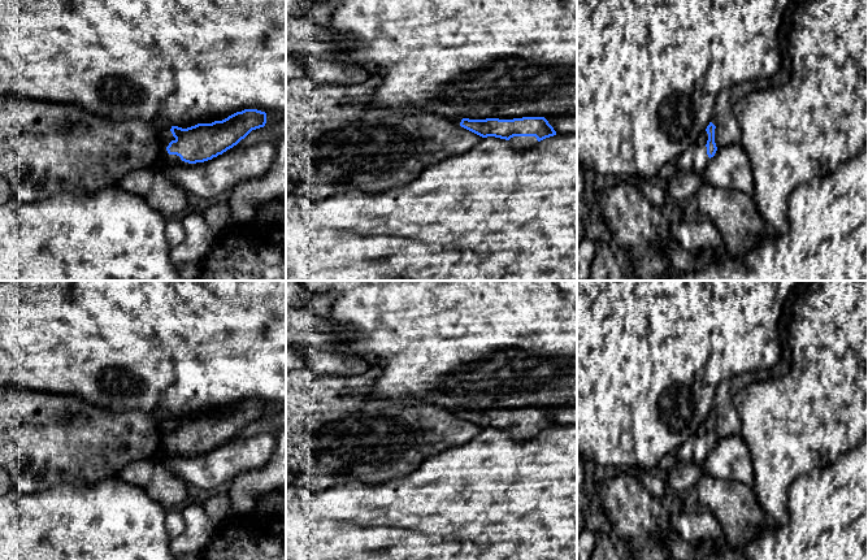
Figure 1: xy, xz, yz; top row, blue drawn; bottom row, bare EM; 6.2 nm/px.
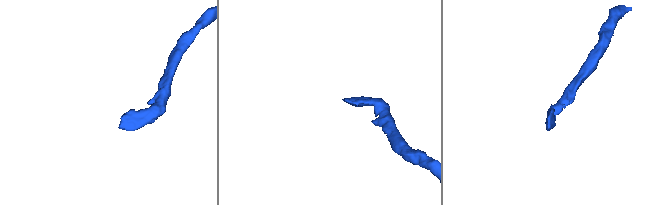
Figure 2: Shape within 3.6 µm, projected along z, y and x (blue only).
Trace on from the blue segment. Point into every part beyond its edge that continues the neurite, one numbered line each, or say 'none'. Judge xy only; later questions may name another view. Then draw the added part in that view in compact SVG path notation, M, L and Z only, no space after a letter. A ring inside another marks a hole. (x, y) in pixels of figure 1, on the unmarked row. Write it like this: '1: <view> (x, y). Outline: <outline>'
1: xy (165, 426). Outline: M165 416L159 422L159 430L160 430L160 448L159 448L159 451L161 451L165 456L175 456L175 455L183 453L179 447L169 446L166 442L166 438L169 437L169 434L172 431L175 431L170 420L172 420L170 416Z

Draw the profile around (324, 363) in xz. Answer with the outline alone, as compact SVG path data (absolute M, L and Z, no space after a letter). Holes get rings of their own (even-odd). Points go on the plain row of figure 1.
M300 346L307 361L307 368L321 377L361 375L370 366L364 360L347 359L333 351L317 351Z

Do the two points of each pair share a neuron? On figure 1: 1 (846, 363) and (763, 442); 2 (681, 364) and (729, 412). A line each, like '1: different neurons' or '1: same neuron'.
1: same neuron
2: different neurons

